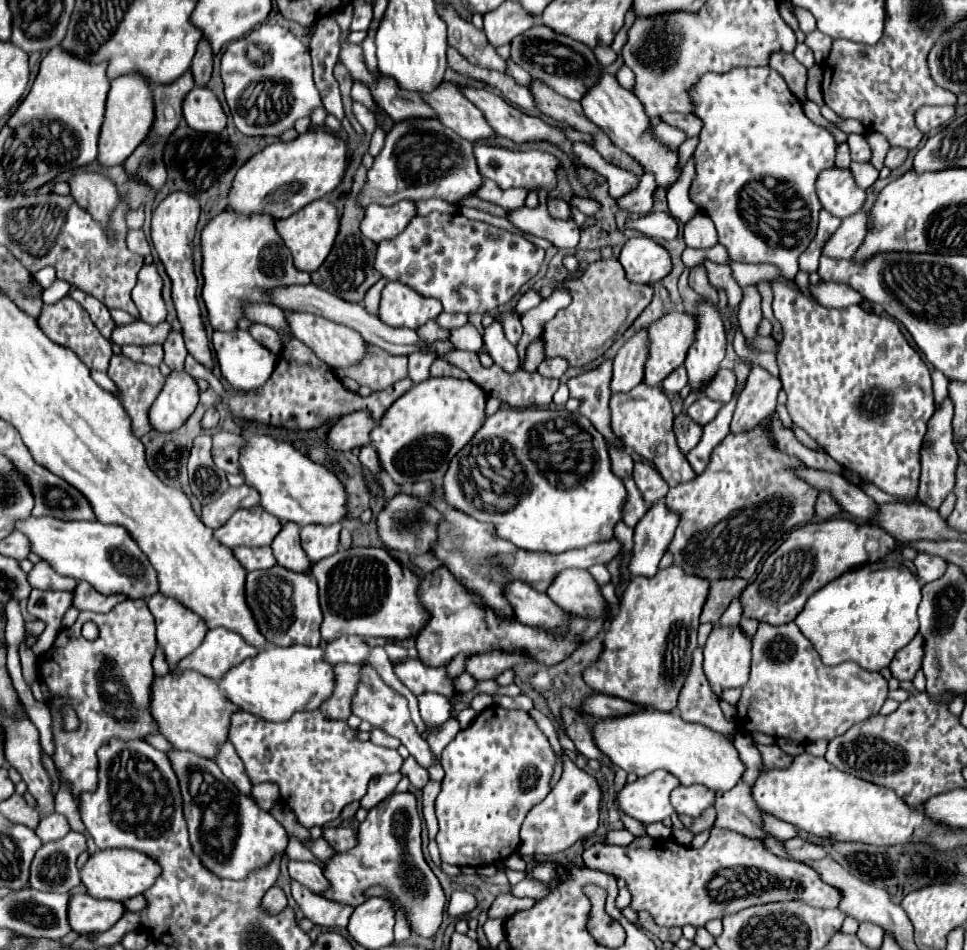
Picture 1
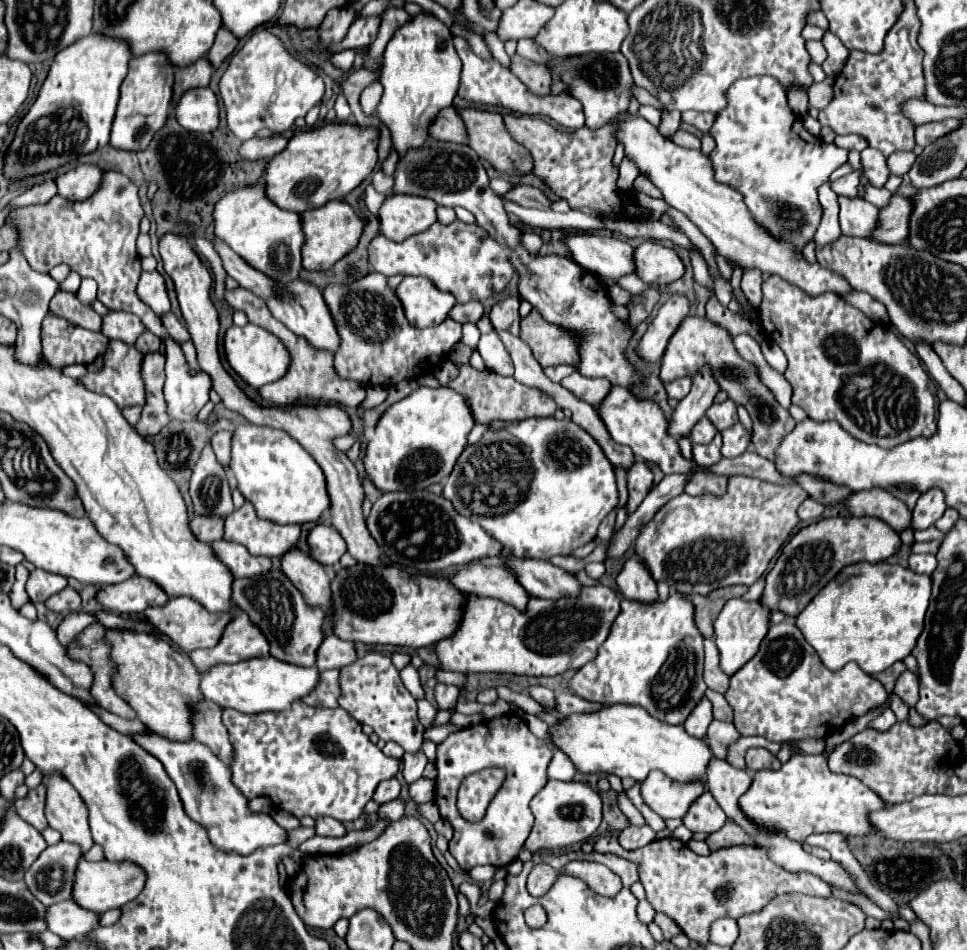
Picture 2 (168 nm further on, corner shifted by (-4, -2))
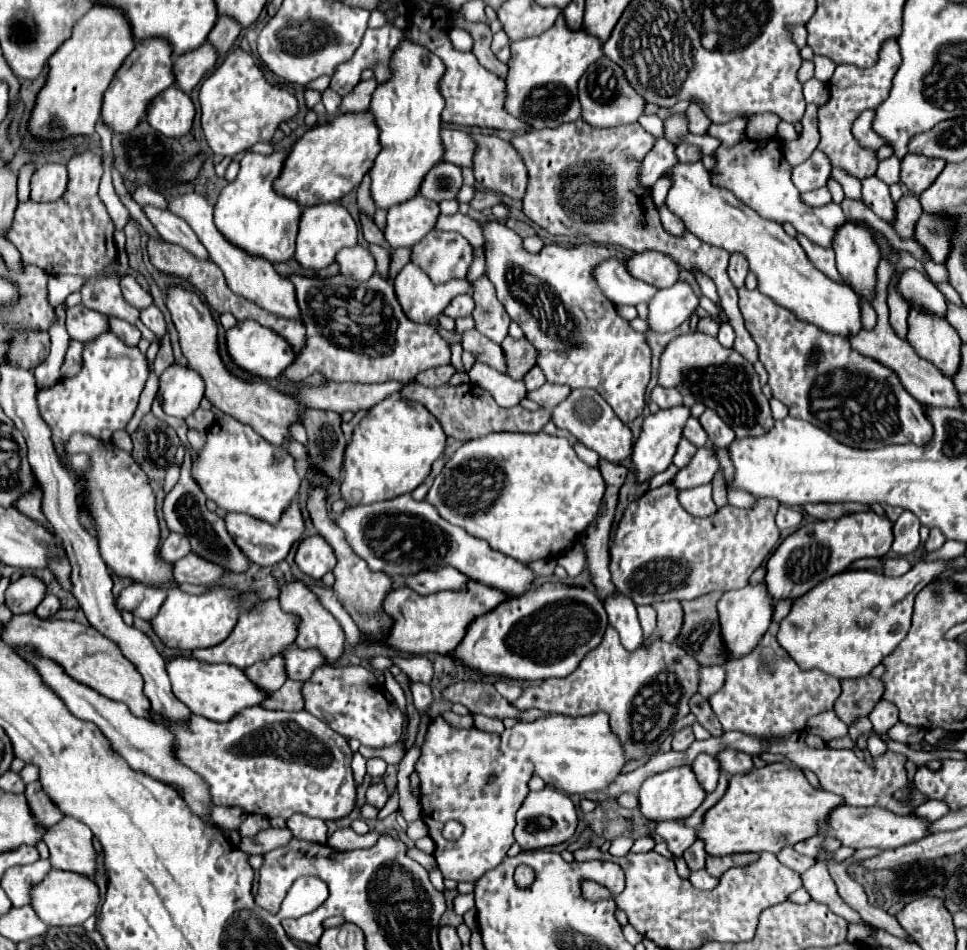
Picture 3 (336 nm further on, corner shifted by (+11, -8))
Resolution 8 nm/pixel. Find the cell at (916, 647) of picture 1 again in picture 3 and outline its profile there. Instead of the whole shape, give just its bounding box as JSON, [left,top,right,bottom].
[869,699,899,733]

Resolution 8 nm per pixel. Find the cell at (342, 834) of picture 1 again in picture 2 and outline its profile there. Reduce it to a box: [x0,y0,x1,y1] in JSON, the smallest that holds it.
[314,817,346,837]

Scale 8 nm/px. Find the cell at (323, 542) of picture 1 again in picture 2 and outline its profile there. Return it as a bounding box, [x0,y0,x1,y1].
[308,523,346,565]

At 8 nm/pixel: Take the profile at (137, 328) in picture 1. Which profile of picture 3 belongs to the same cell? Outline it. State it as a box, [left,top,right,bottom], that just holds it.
[67,305,109,343]

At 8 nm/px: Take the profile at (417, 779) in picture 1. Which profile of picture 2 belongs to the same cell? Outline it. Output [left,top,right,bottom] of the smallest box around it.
[410,777,434,803]

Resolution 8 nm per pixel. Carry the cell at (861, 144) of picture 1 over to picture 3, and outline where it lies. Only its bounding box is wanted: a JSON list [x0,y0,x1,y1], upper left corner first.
[861,175,895,223]

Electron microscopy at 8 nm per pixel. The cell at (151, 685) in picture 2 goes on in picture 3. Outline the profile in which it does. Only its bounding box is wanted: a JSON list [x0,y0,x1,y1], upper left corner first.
[1,613,151,719]

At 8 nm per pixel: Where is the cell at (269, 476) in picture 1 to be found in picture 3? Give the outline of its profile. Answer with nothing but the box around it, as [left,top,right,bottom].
[193,415,301,525]

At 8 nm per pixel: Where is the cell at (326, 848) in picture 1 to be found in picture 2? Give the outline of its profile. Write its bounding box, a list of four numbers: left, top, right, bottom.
[286,827,314,849]

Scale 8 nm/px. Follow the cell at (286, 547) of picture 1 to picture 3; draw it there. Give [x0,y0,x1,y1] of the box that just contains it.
[279,581,345,663]

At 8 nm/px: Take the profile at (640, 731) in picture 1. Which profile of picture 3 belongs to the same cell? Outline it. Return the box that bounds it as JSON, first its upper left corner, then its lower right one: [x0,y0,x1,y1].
[501,711,627,795]

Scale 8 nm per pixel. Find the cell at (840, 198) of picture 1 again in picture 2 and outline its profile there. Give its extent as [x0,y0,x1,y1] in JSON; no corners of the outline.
[840,197,878,239]

